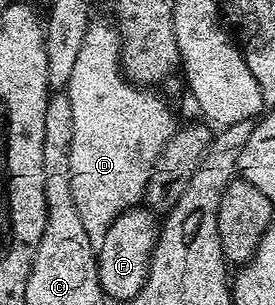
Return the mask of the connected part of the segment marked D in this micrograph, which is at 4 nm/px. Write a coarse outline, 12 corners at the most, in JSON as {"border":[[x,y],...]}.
{"border":[[88,25],[66,89],[70,182],[96,250],[178,127]]}

